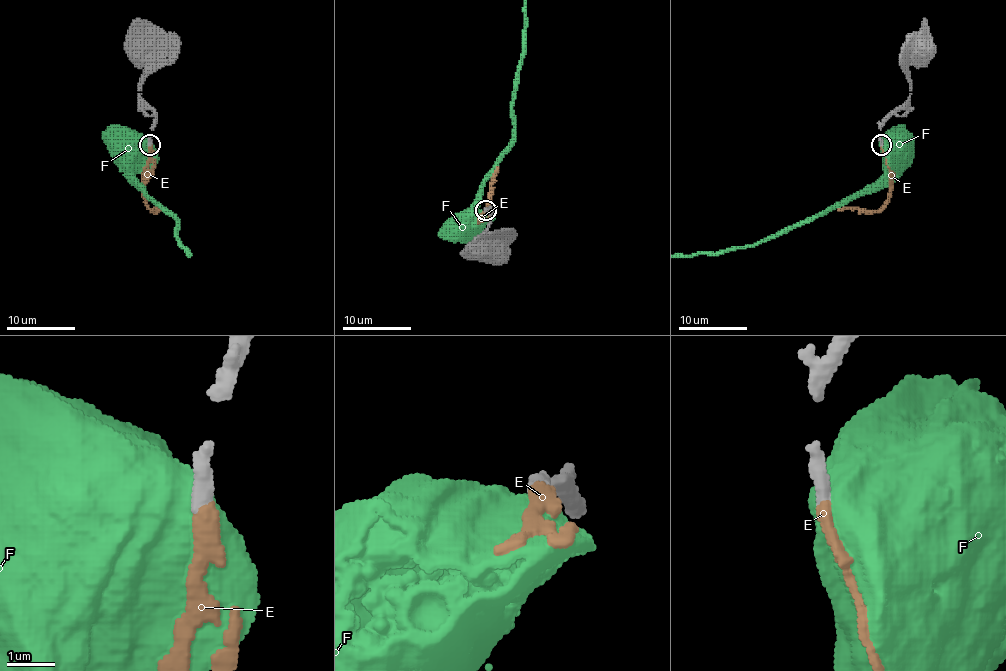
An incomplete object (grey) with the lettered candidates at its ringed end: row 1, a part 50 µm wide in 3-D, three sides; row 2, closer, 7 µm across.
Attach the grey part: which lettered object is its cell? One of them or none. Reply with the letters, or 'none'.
E

